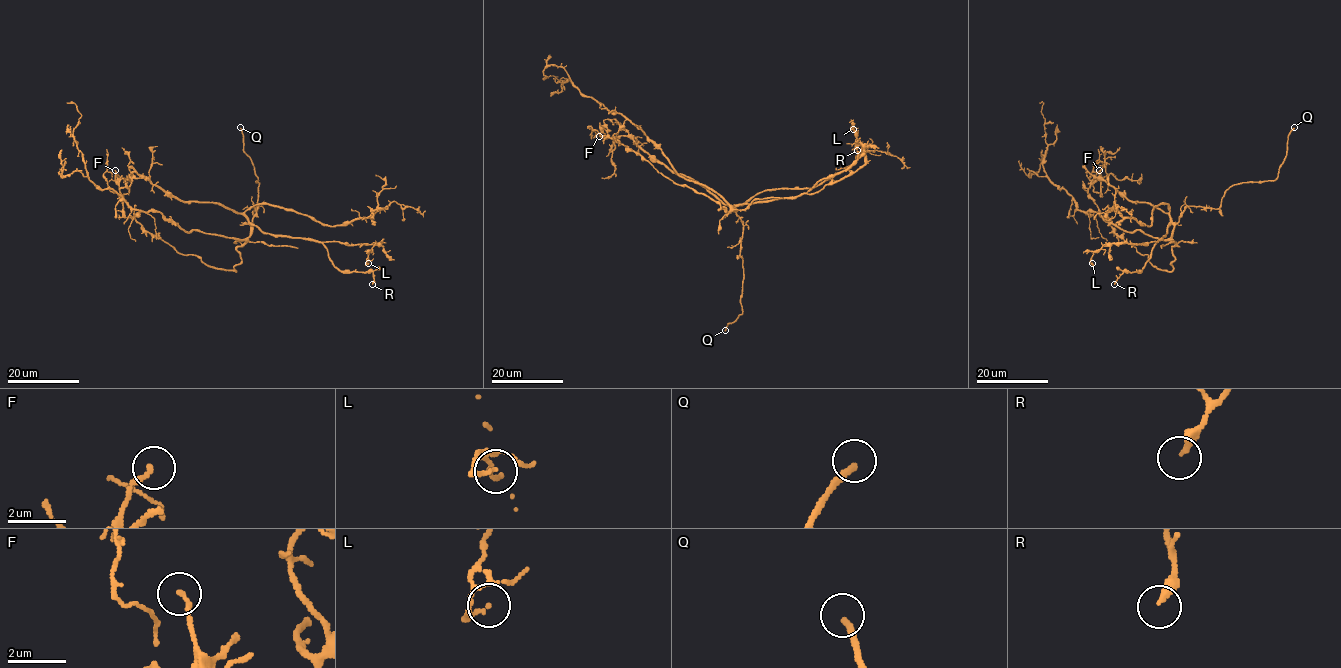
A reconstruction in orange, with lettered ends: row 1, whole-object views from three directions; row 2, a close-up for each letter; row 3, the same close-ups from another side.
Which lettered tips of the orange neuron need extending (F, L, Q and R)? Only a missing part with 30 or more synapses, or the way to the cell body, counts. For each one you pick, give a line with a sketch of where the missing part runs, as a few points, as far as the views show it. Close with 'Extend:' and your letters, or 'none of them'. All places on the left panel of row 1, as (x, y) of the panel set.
Q: course (240, 127), (258, 107), (270, 84), (280, 84), (300, 92), (320, 83), (329, 87)
Extend: Q

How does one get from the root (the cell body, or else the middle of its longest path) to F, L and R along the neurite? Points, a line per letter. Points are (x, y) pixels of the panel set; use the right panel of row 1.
F: (1152, 236), (1174, 242), (1172, 271), (1155, 266), (1148, 255), (1122, 239), (1099, 216), (1088, 193), (1099, 170)
L: (1152, 236), (1168, 239), (1173, 225), (1171, 224), (1157, 241), (1106, 243), (1093, 253), (1090, 261), (1092, 263)
R: (1152, 236), (1168, 239), (1173, 225), (1167, 227), (1165, 234), (1154, 246), (1141, 271), (1123, 272), (1114, 284)

